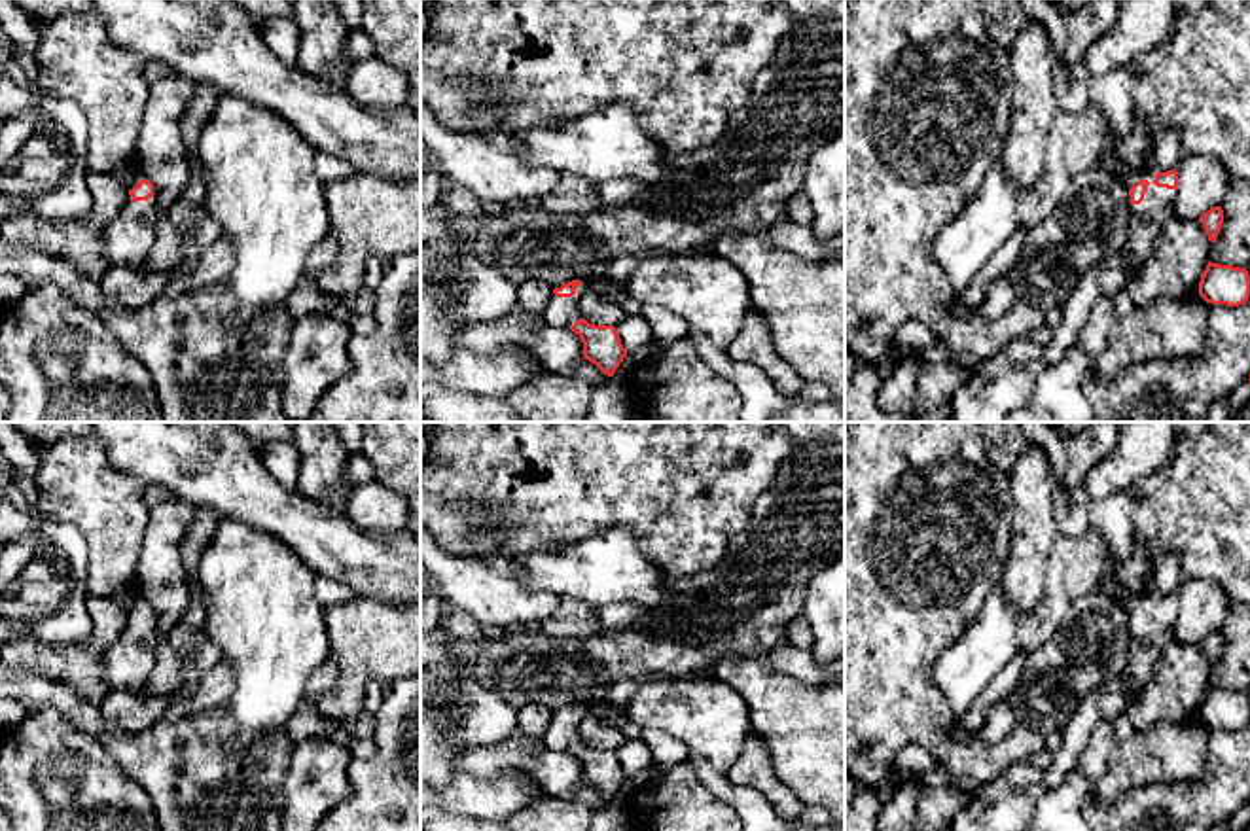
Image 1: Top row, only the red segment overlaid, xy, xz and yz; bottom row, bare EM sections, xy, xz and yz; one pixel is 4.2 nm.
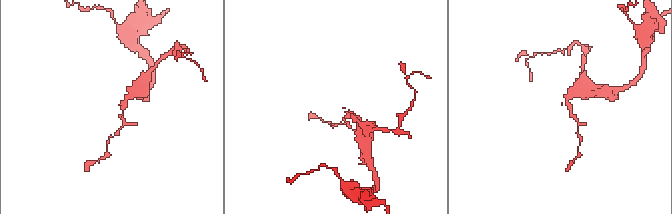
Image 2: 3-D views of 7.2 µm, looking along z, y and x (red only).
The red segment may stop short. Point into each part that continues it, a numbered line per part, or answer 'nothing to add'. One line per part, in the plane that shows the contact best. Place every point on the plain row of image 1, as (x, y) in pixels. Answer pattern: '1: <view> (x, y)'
1: yz (1146, 644)

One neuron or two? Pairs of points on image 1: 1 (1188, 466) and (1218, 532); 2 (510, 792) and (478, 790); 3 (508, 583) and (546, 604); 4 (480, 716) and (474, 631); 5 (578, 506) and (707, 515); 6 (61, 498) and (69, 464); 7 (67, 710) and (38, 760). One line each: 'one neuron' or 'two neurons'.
1: one neuron
2: one neuron
3: one neuron
4: two neurons
5: one neuron
6: one neuron
7: two neurons

